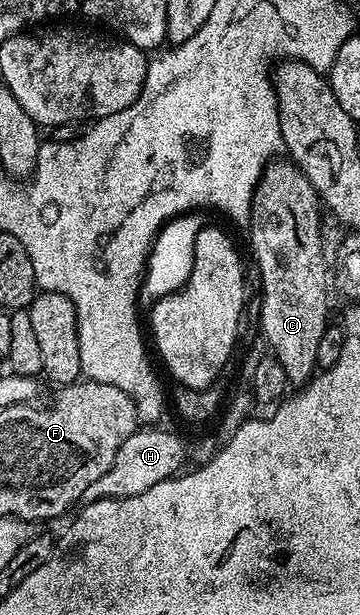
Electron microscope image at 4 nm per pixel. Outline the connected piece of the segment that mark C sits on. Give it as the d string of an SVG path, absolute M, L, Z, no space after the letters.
M278 157L267 163L258 178L250 202L250 247L258 262L258 275L262 278L262 335L271 347L273 358L280 361L287 380L301 389L316 374L316 349L328 325L326 319L326 251L322 248L322 219L318 216L320 200L308 177L289 158Z

